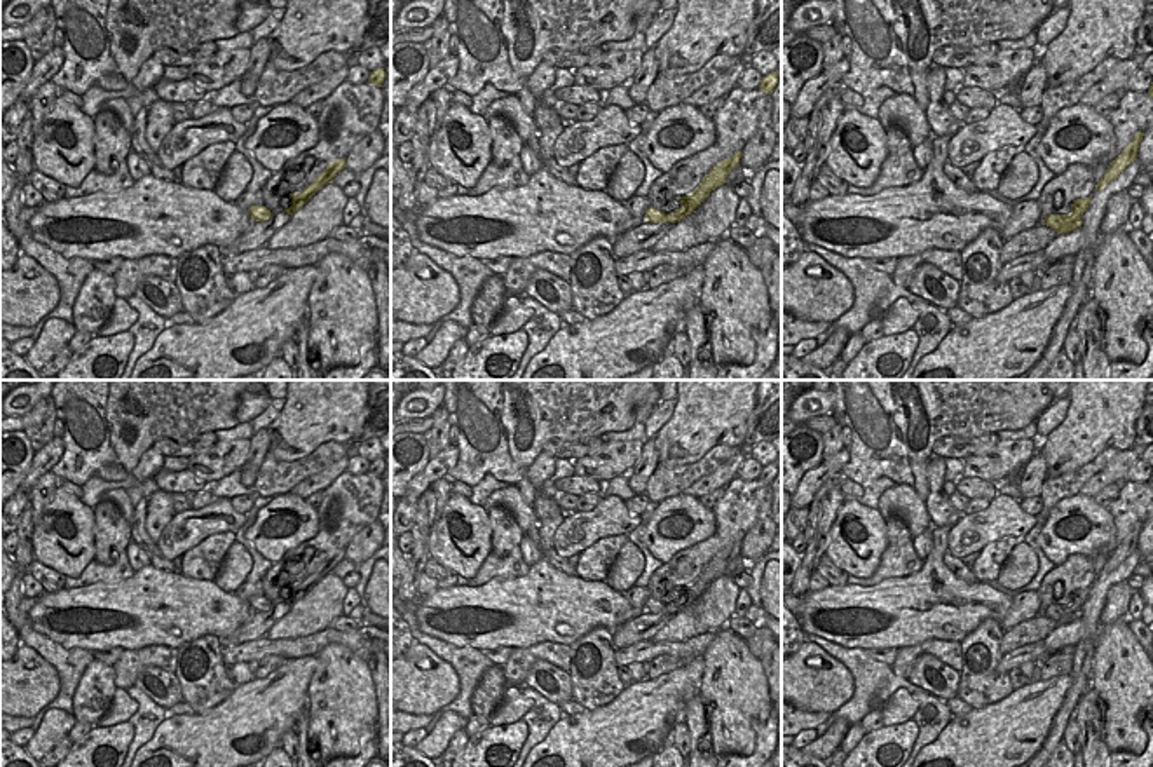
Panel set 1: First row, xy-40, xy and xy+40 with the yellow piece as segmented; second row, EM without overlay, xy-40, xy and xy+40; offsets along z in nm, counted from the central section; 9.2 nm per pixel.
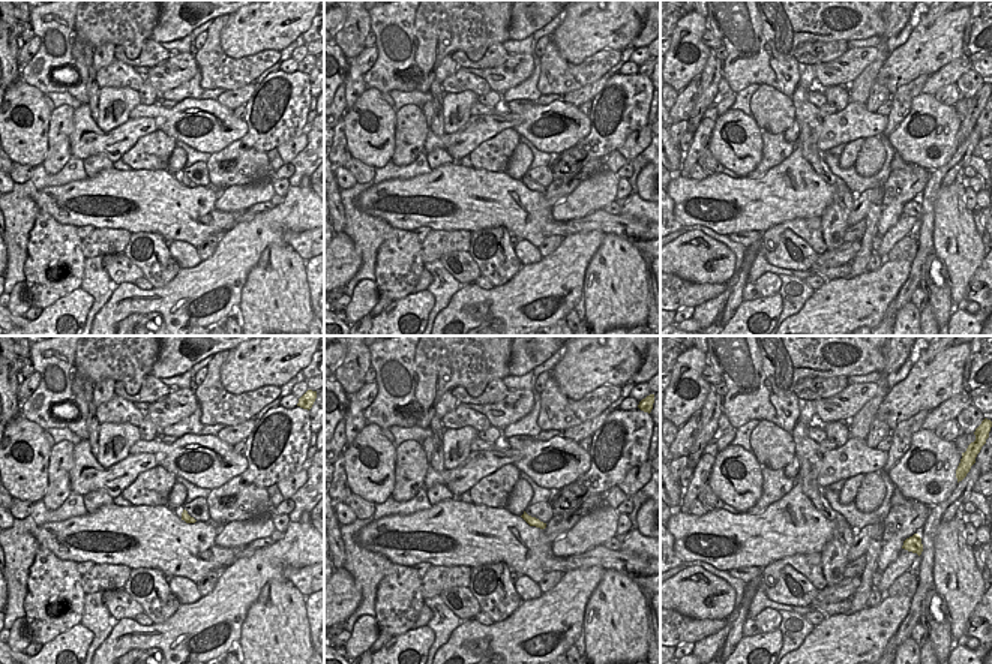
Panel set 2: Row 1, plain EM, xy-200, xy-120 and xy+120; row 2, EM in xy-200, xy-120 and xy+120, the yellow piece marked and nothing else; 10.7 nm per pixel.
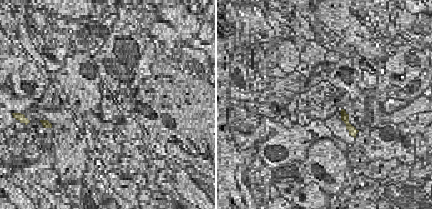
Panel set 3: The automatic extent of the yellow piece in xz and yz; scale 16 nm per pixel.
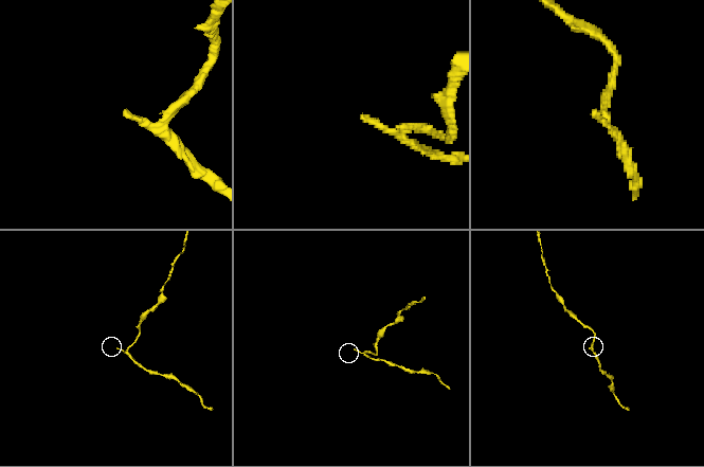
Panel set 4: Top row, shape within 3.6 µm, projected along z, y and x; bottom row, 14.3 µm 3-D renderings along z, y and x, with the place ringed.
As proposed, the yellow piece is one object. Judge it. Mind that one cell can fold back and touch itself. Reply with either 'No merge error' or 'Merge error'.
Merge error.

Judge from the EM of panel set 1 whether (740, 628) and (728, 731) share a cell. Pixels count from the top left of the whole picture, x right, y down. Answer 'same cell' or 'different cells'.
different cells

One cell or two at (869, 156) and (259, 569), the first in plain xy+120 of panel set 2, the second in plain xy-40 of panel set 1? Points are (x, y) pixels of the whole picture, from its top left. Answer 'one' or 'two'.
two

